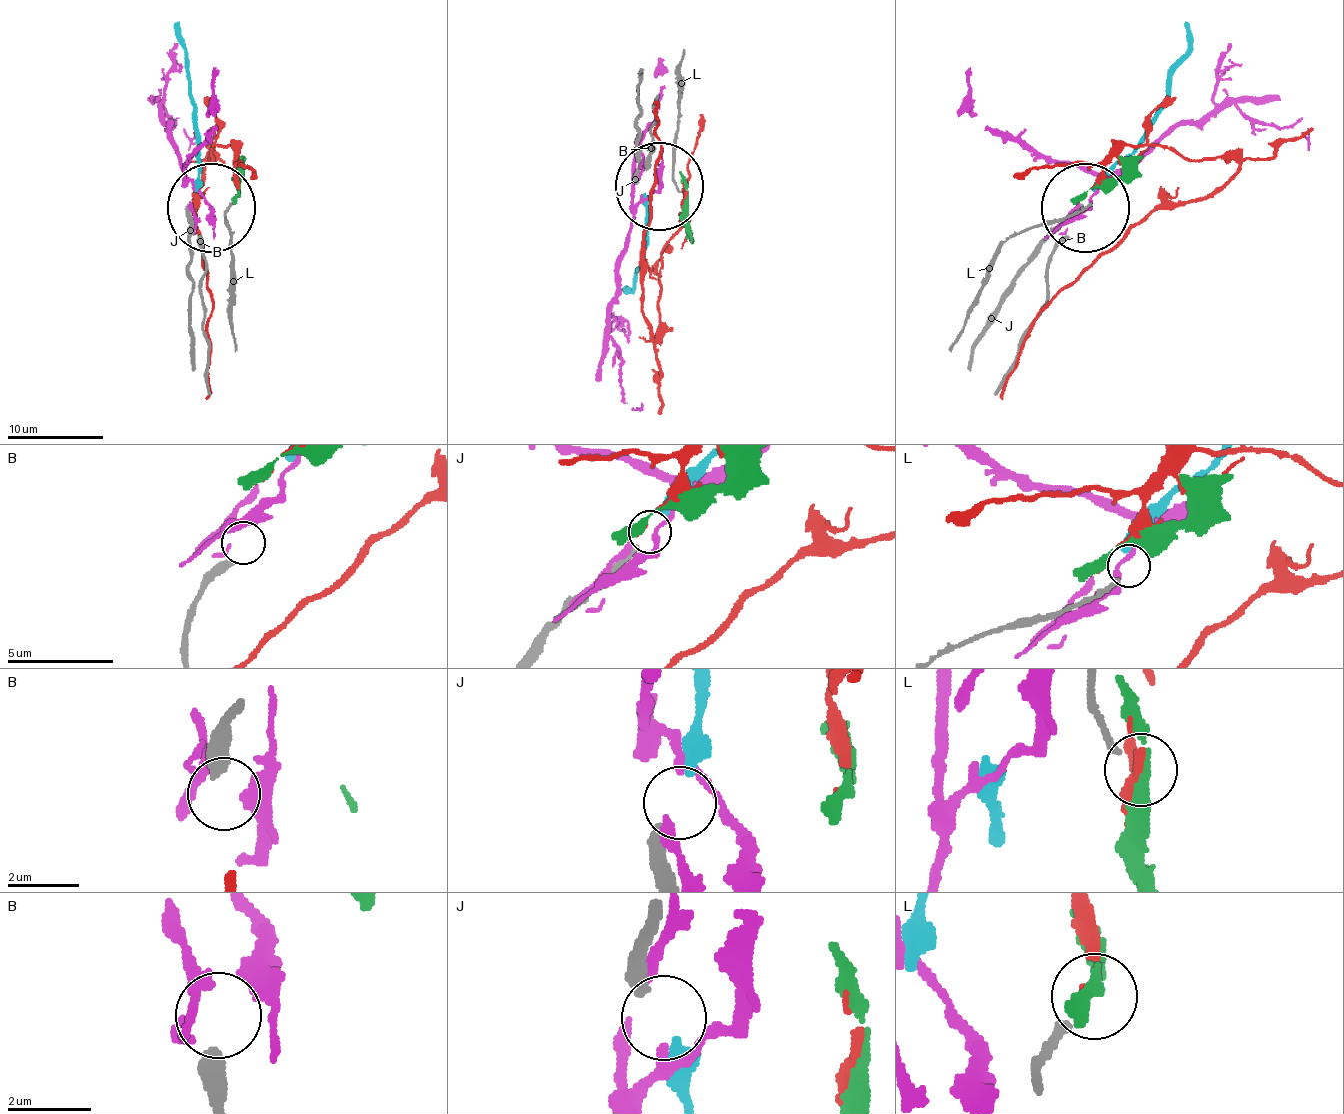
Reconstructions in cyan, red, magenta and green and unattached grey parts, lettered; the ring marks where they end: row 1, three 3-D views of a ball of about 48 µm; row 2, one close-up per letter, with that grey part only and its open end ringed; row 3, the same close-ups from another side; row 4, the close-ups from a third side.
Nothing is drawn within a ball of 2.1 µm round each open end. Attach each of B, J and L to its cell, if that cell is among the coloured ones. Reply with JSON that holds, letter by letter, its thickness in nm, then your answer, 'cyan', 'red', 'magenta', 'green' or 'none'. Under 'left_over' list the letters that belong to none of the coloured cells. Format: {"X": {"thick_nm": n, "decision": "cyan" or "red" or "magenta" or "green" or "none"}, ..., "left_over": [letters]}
{"B": {"thick_nm": 420, "decision": "none"}, "J": {"thick_nm": 320, "decision": "cyan"}, "L": {"thick_nm": 190, "decision": "none"}, "left_over": ["B", "L"]}

